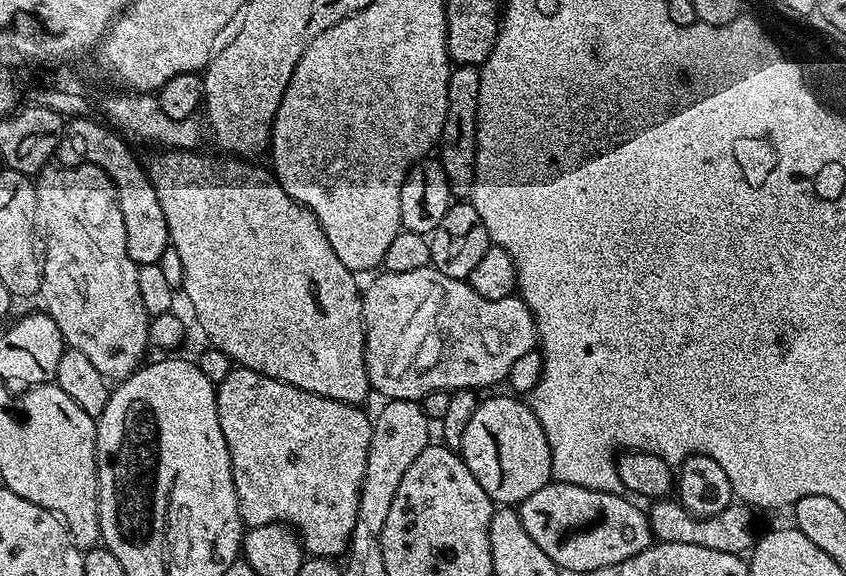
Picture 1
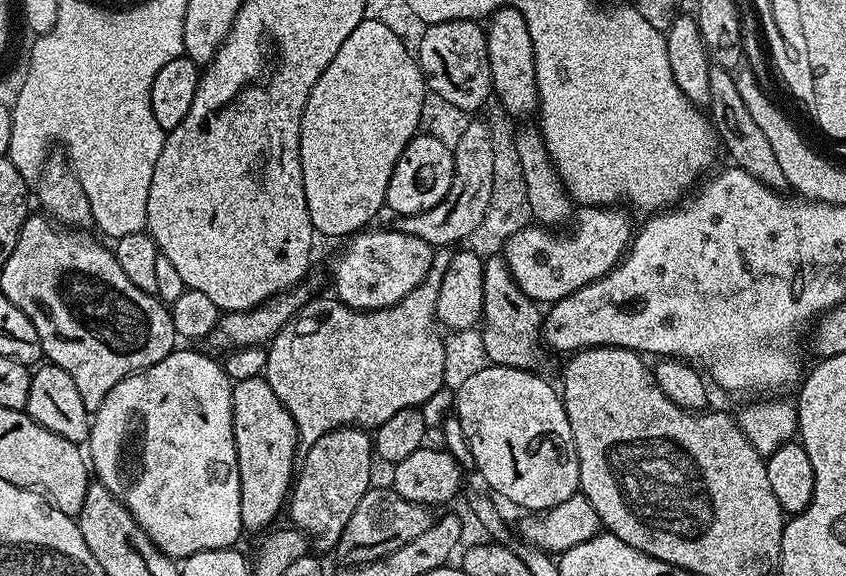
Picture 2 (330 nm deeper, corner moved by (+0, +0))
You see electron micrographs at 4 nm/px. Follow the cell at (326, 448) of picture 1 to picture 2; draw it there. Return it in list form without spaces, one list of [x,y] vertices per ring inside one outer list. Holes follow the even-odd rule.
[[[259,375],[233,383],[232,425],[242,490],[242,526],[249,533],[256,532],[266,527],[289,499],[298,458],[294,418],[278,402],[278,394],[270,390],[263,375]]]

